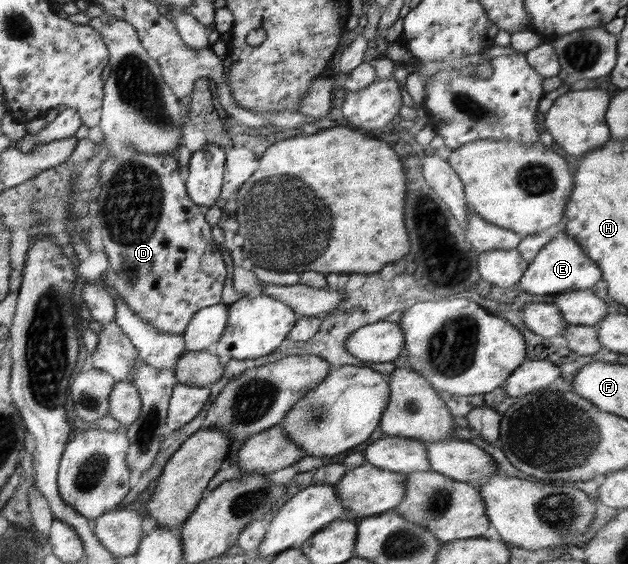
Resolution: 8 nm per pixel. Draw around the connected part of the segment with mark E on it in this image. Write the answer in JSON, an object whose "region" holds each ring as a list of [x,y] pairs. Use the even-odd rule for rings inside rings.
{"region":[[[564,231],[558,233],[543,249],[537,253],[536,258],[530,262],[519,279],[520,286],[525,295],[557,295],[573,292],[581,289],[594,289],[595,285],[602,280],[599,266],[581,249],[581,246]]]}

